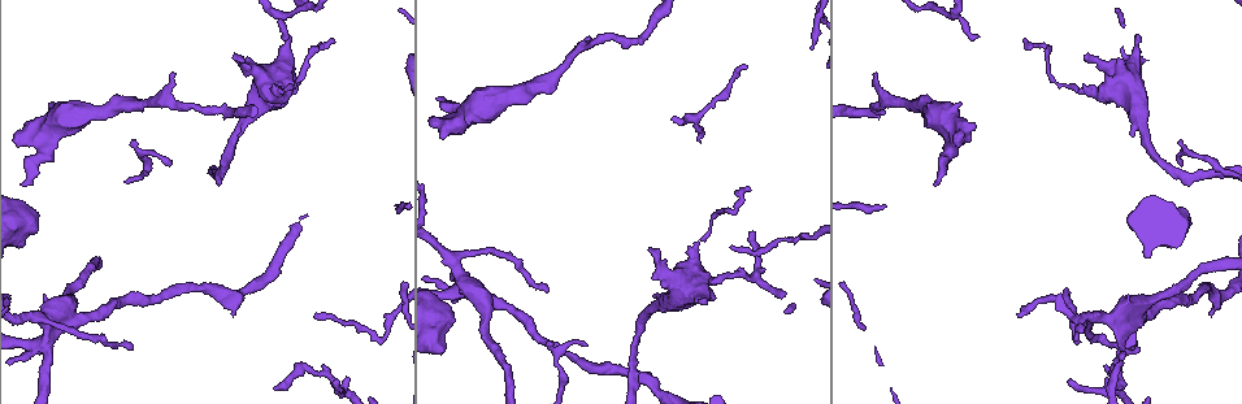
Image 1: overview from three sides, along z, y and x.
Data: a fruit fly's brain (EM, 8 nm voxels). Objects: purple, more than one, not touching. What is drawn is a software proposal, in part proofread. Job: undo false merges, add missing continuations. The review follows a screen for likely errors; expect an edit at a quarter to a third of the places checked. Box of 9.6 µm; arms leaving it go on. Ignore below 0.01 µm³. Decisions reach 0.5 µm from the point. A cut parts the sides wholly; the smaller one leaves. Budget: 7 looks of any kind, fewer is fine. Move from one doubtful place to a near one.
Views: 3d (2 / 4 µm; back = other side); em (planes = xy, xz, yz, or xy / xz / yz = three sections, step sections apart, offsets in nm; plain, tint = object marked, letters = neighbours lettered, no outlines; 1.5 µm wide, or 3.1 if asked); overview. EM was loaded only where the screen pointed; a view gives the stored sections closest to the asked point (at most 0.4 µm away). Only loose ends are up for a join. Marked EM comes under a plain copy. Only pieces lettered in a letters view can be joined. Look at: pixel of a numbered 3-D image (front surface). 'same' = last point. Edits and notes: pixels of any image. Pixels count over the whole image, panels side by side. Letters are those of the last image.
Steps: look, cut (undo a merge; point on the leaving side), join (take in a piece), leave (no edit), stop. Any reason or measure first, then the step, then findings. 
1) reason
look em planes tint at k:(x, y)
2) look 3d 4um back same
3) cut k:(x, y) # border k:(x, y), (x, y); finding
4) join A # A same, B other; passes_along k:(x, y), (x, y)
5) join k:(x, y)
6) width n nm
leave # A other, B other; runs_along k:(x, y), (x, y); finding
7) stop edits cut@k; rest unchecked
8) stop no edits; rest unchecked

branch stops here
look em planes letters at 1:(336, 378)

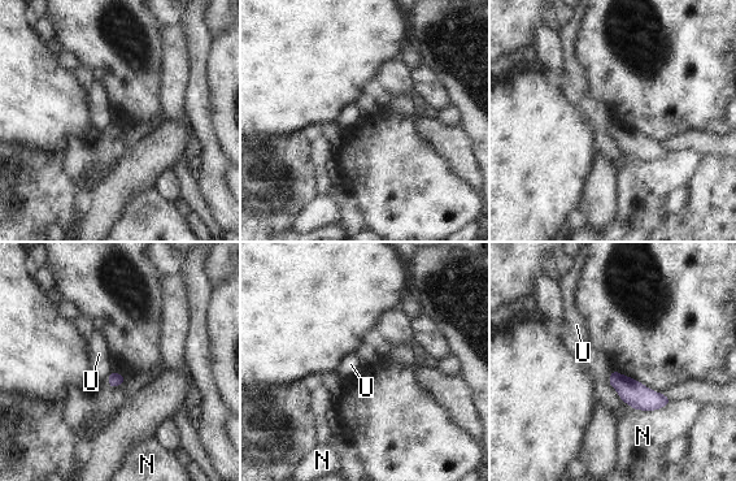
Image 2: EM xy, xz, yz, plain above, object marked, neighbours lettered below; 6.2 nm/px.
leave # N other, U other; border 2:(112, 371), (107, 375); no lettered piece goes on from it

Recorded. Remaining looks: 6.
branch stops here
look 3d 2um back at 1:(549, 343)

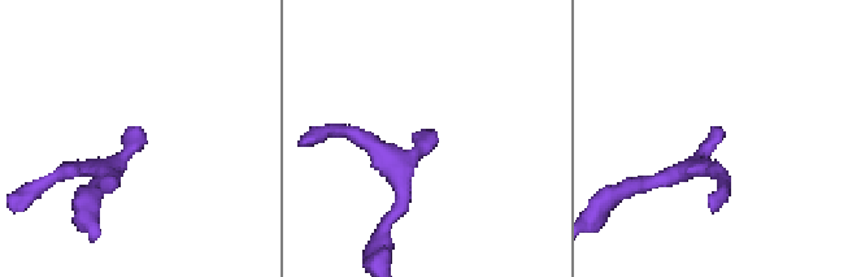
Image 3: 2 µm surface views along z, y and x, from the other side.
now the EM
look em xz step 8 tint at 3:(433, 134)

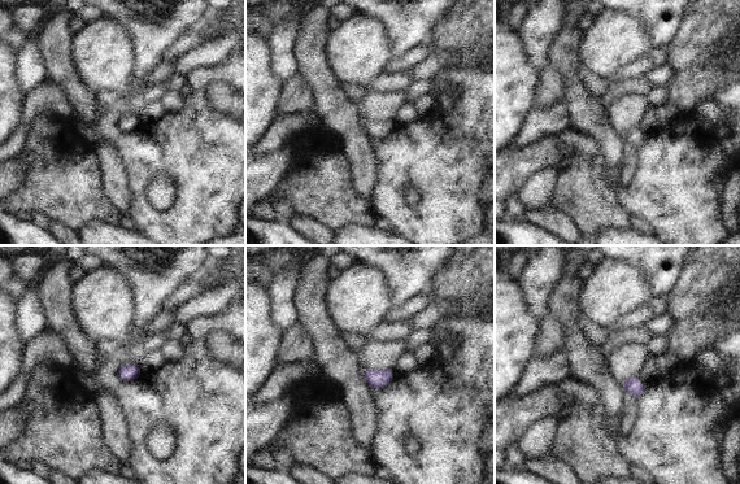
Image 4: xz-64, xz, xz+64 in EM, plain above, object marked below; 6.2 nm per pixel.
look em xy step 8 letters same

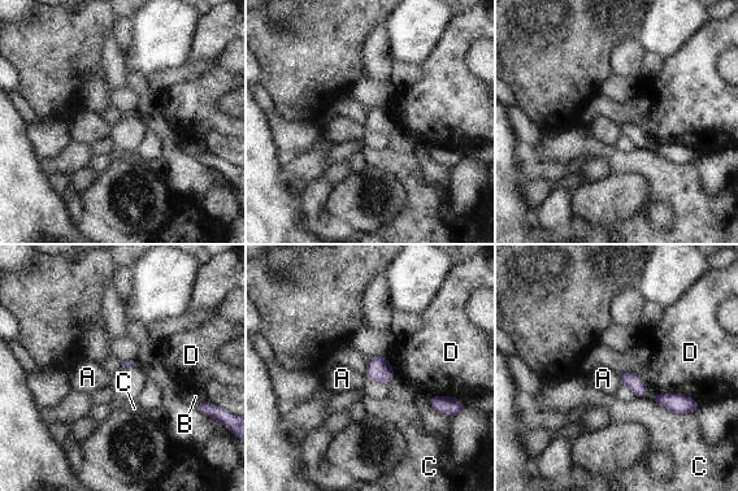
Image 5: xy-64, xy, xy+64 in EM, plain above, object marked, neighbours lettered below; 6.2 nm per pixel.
leave # A other, B other, C other, D other; border 5:(658, 392), (681, 392), (699, 404); no lettered piece goes on from it

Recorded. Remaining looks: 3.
free end
look 3d 4um at 1:(936, 183)

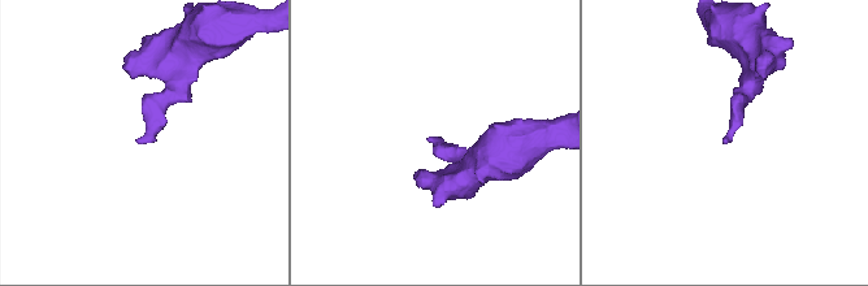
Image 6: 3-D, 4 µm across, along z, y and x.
need the tissue
look em yz step 4 tint at 6:(137, 140)

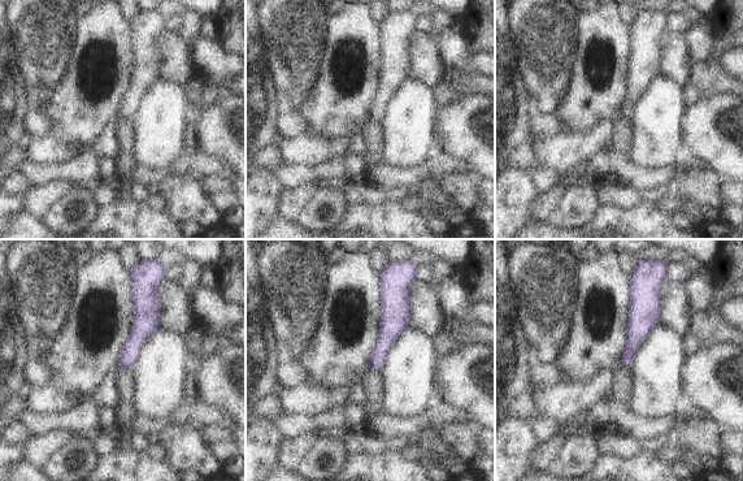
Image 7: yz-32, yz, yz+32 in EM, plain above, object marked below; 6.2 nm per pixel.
cut it another way
look em xz step 8 letters same

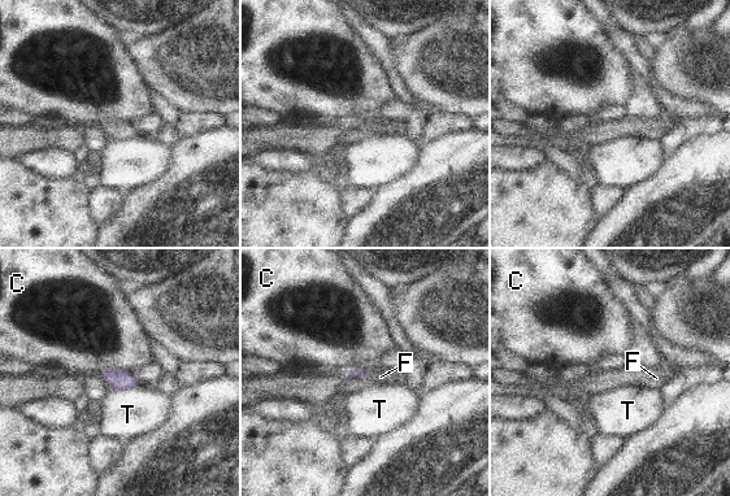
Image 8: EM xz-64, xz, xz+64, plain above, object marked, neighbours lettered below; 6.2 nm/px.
longest_contact C 220 nm
leave # C other, F other, T other; border 8:(130, 373), (105, 369), (96, 374); no lettered piece goes on from it

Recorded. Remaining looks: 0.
stop no edits; rest unchecked

